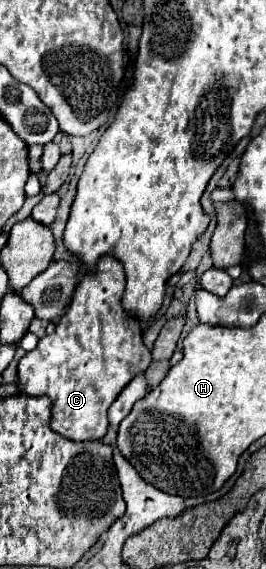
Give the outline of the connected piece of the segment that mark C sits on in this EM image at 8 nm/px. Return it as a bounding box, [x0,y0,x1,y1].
[18,257,152,441]

